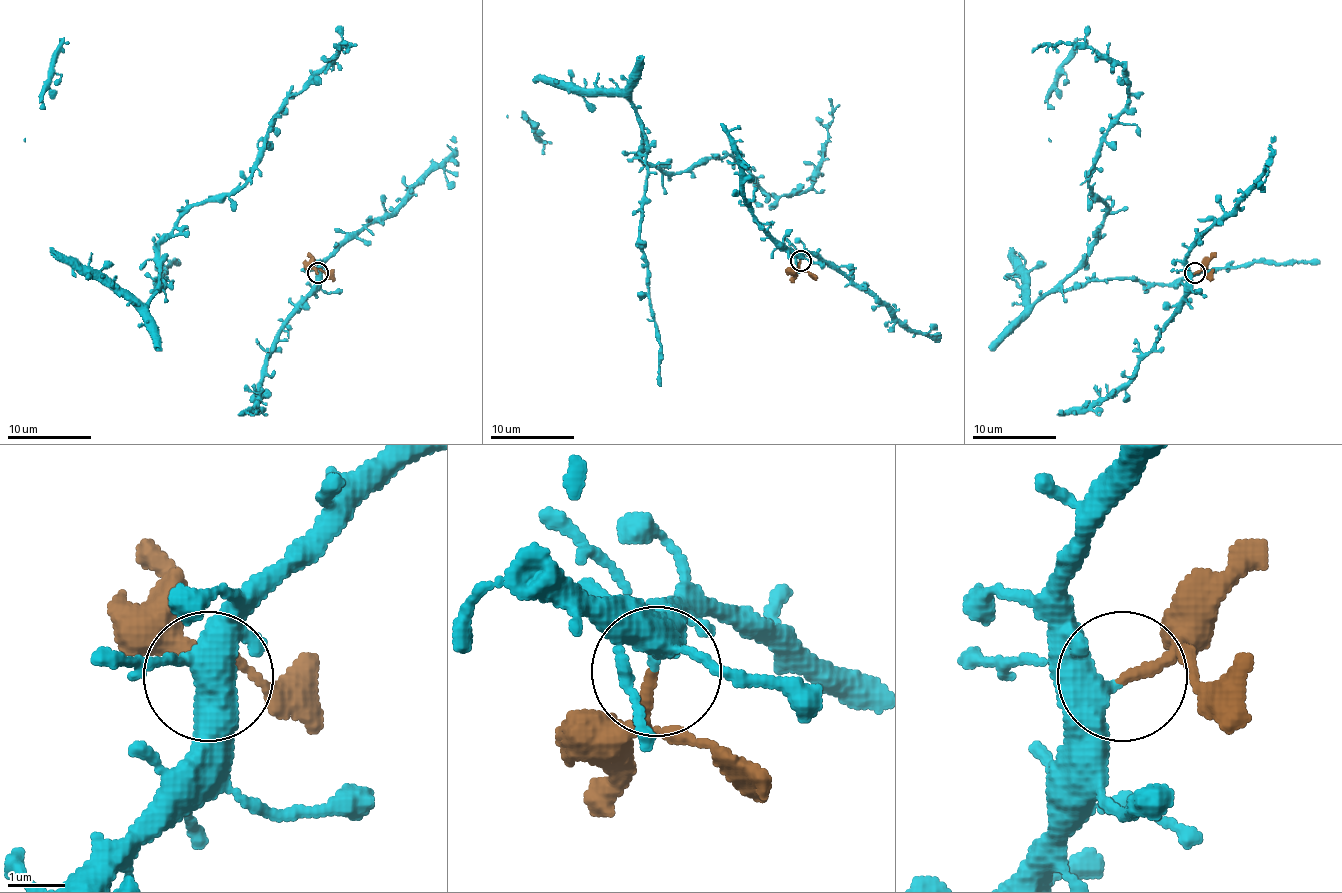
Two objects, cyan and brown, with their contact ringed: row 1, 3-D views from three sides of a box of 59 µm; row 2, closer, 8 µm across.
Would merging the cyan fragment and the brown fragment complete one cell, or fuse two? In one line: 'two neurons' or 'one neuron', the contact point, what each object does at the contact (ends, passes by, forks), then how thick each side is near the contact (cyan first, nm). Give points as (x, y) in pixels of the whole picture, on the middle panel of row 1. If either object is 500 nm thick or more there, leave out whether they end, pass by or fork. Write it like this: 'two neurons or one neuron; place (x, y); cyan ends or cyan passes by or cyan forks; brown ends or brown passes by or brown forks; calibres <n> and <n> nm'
two neurons; place (800, 261); cyan passes by; brown passes by; calibres 380 and 140 nm

